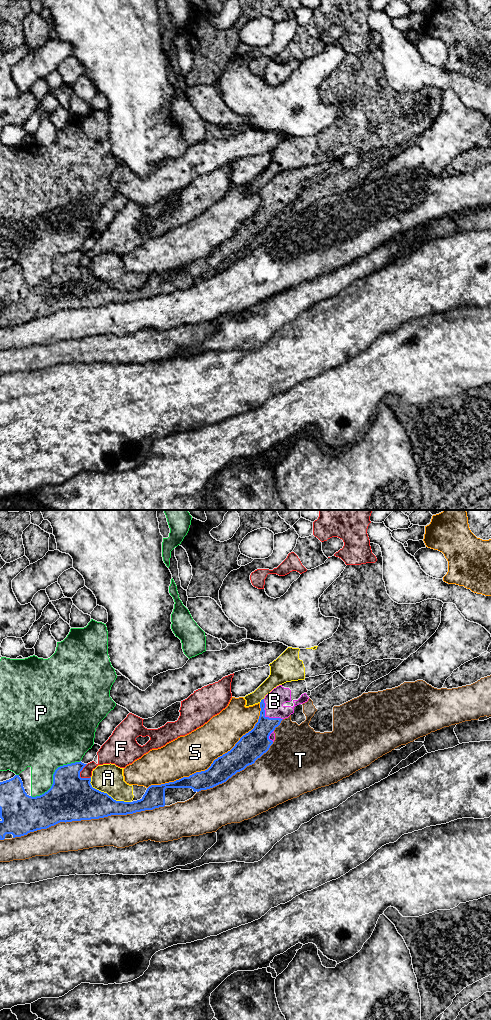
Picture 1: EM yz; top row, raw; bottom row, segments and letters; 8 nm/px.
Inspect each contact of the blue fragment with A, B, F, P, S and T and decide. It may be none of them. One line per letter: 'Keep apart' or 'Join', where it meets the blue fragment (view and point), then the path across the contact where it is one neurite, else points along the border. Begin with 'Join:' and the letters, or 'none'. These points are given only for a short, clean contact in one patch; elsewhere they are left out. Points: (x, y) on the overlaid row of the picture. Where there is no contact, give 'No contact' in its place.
Join: B
A: Keep apart. Touches blue at yz (106, 793)
B: Join. Touches blue at yz (266, 717)
F: Keep apart. Touches blue at yz (81, 770)
P: Keep apart. Touches blue at yz (53, 776)
S: Keep apart. Touches blue at yz (213, 762)
T: Keep apart. Touches blue at yz (88, 819)

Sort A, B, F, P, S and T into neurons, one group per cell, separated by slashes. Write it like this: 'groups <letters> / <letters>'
groups A / B / F / P / S / T

